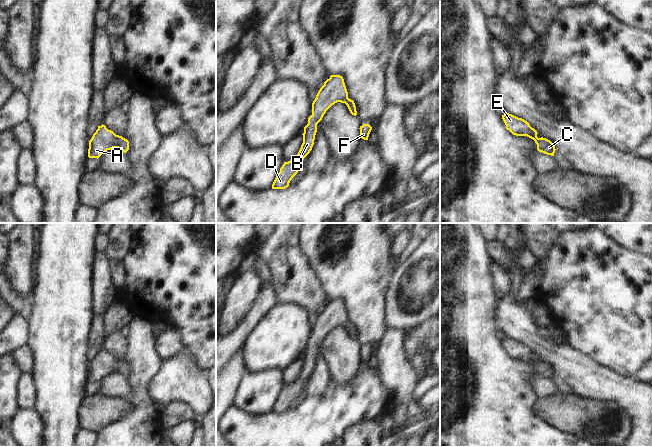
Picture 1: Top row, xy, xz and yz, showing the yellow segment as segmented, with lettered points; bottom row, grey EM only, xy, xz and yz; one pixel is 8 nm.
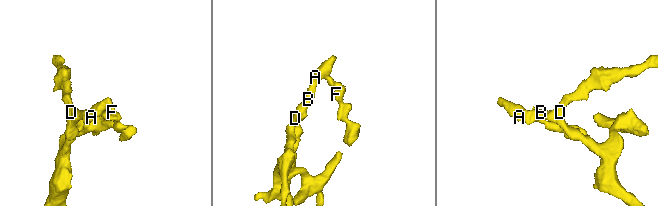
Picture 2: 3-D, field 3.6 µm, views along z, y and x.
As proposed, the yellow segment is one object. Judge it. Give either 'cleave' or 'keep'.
keep

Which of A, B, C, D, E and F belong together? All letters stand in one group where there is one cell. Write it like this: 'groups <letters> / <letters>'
groups A B C D E F

